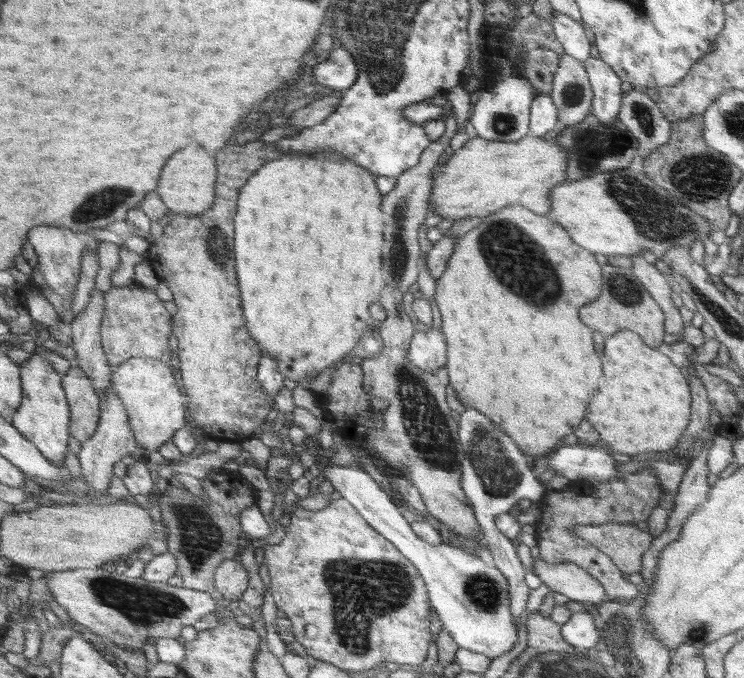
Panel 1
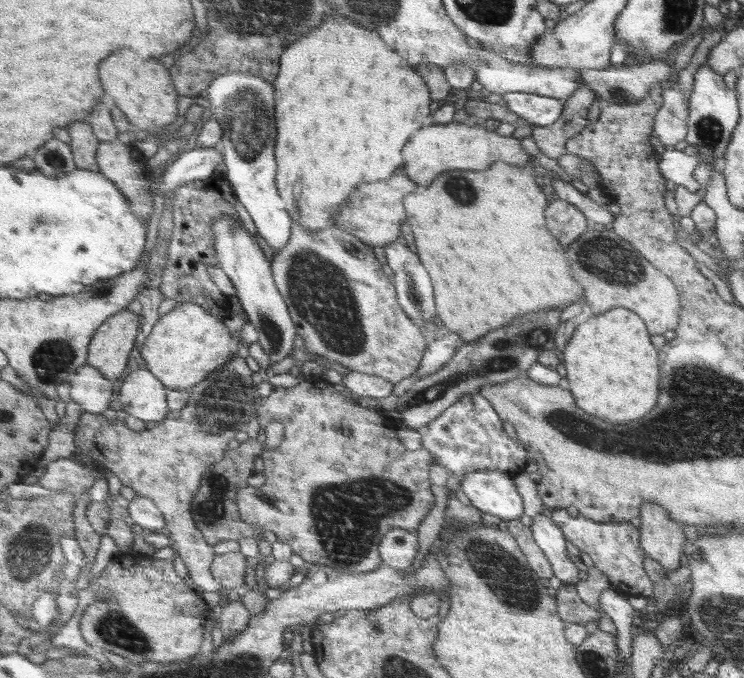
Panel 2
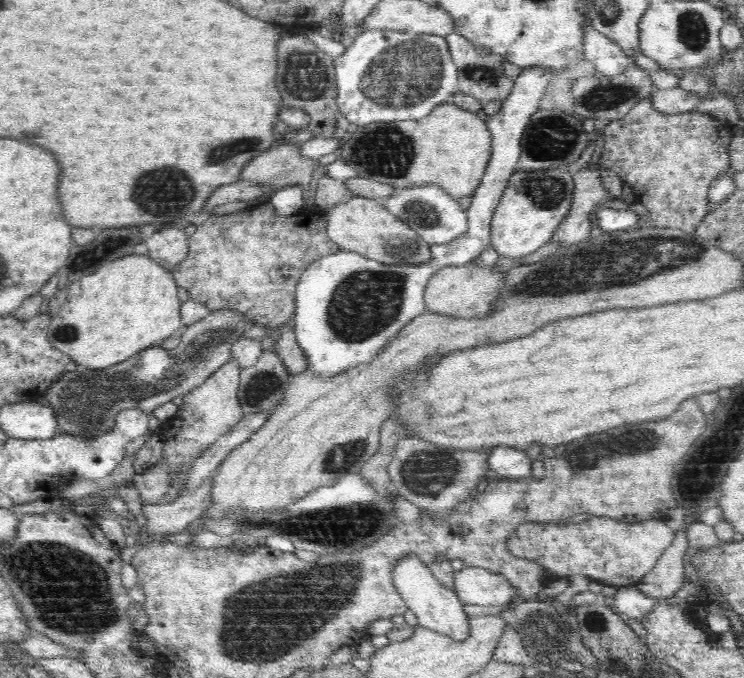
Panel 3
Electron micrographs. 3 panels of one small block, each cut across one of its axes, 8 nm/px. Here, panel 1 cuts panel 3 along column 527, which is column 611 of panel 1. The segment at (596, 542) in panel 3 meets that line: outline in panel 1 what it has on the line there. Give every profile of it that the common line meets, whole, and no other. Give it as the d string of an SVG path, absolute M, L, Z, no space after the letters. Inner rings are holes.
M631 523L576 525L574 532L609 555L618 569L626 571L626 576L640 573L642 555L654 539L648 531L642 531Z

